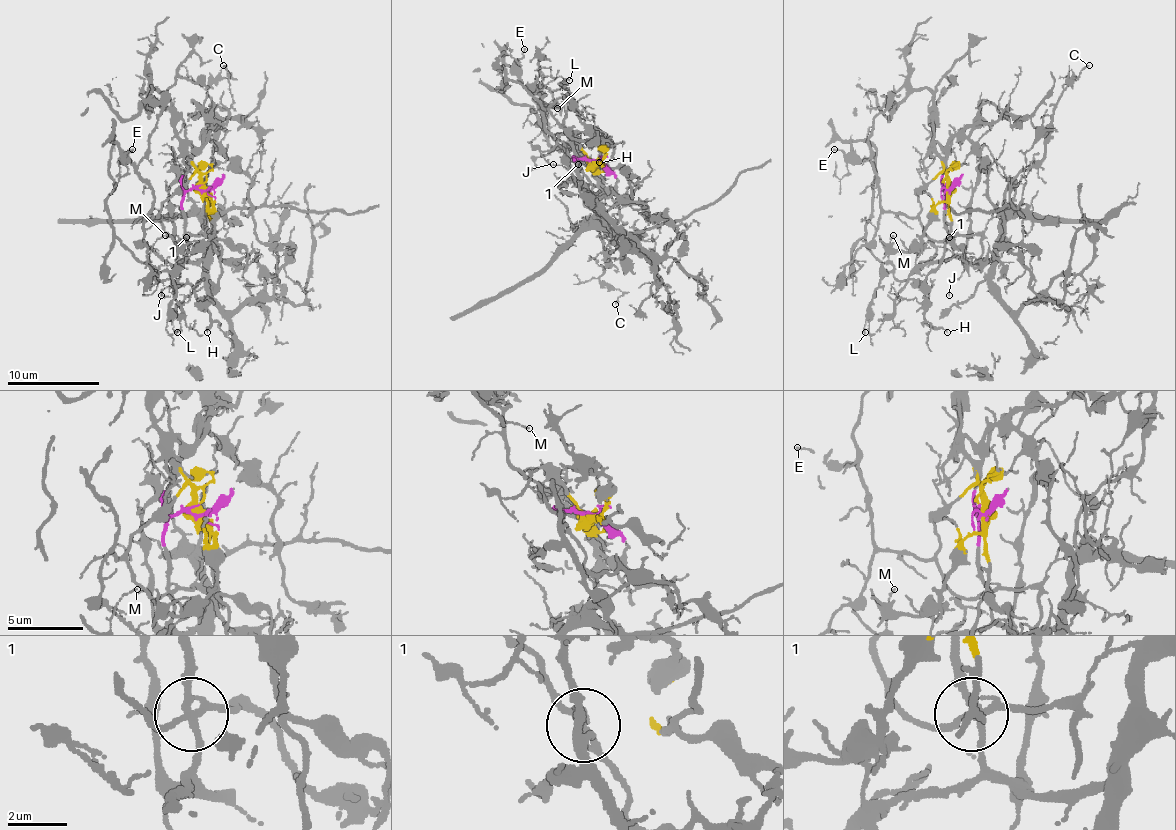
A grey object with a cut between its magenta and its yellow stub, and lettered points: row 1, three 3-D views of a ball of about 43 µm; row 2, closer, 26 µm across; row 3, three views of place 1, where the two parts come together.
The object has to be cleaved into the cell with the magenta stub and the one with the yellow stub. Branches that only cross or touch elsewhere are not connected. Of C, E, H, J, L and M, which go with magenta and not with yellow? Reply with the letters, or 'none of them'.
C, J

